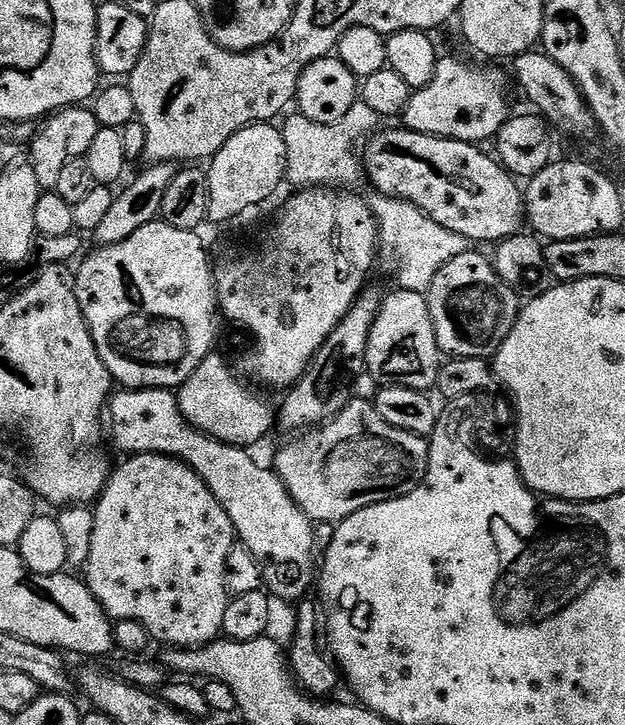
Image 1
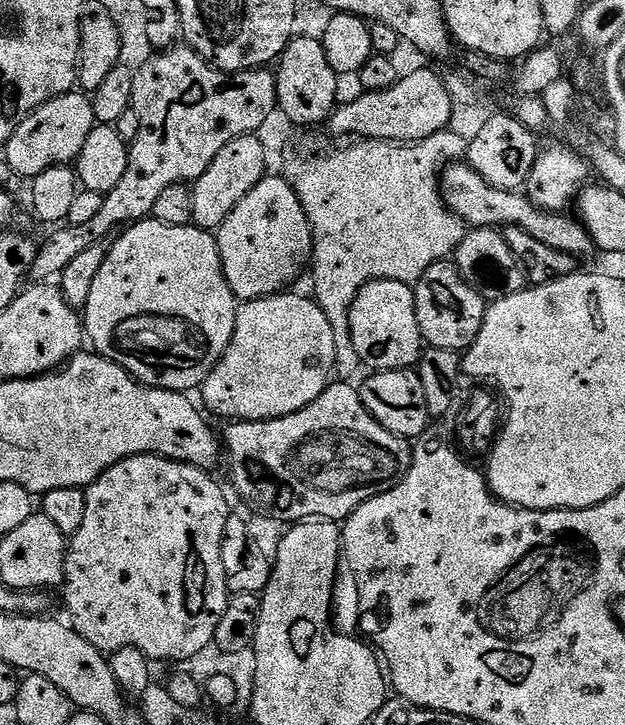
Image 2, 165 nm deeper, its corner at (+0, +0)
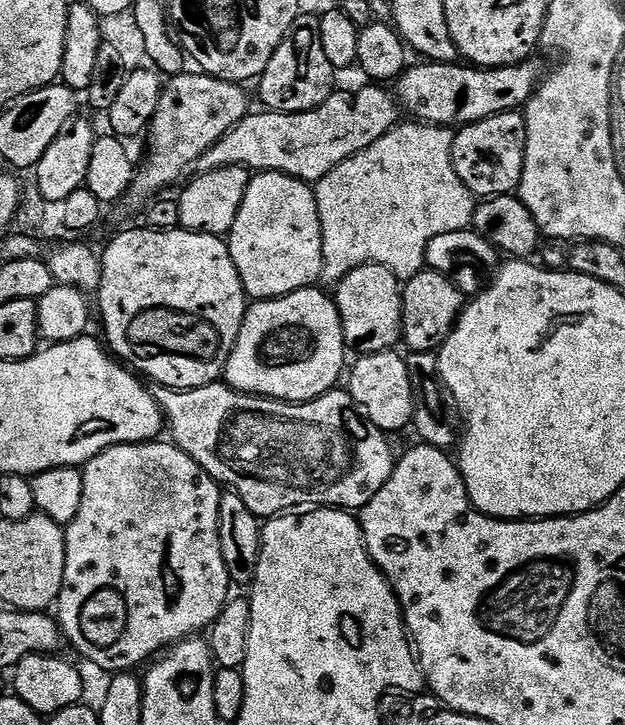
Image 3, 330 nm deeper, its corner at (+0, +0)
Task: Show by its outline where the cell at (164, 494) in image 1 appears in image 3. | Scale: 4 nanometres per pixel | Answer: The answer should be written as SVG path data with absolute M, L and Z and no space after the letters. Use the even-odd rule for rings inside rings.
M160 443L114 446L95 456L89 464L84 465L82 469L84 474L82 507L78 510L78 518L74 518L74 522L67 525L64 533L66 570L64 571L64 585L58 601L58 609L60 608L58 628L63 639L65 636L90 663L97 664L102 671L108 672L107 674L136 670L143 660L151 661L153 657L171 648L173 644L211 629L212 623L218 618L218 614L230 599L230 593L228 593L230 581L226 570L226 558L222 558L222 542L220 541L221 485L216 483L216 479L209 472L202 470L202 466L198 466L198 462L194 462L194 458L190 458L175 444Z

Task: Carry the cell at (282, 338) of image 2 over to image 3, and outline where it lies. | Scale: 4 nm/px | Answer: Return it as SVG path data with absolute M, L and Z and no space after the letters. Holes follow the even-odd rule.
M316 286L303 288L297 292L280 296L277 300L257 300L249 303L248 311L244 313L244 321L240 327L236 345L230 354L228 364L224 368L223 379L226 381L228 387L233 388L236 392L245 392L248 396L267 396L270 400L285 400L287 404L304 404L308 400L316 400L320 396L325 396L327 392L333 391L339 385L336 384L339 380L341 383L342 377L346 372L346 364L344 368L346 345L344 343L344 335L342 334L342 322L336 309L335 299L329 293L327 296L326 293L319 292L318 289L319 287Z

